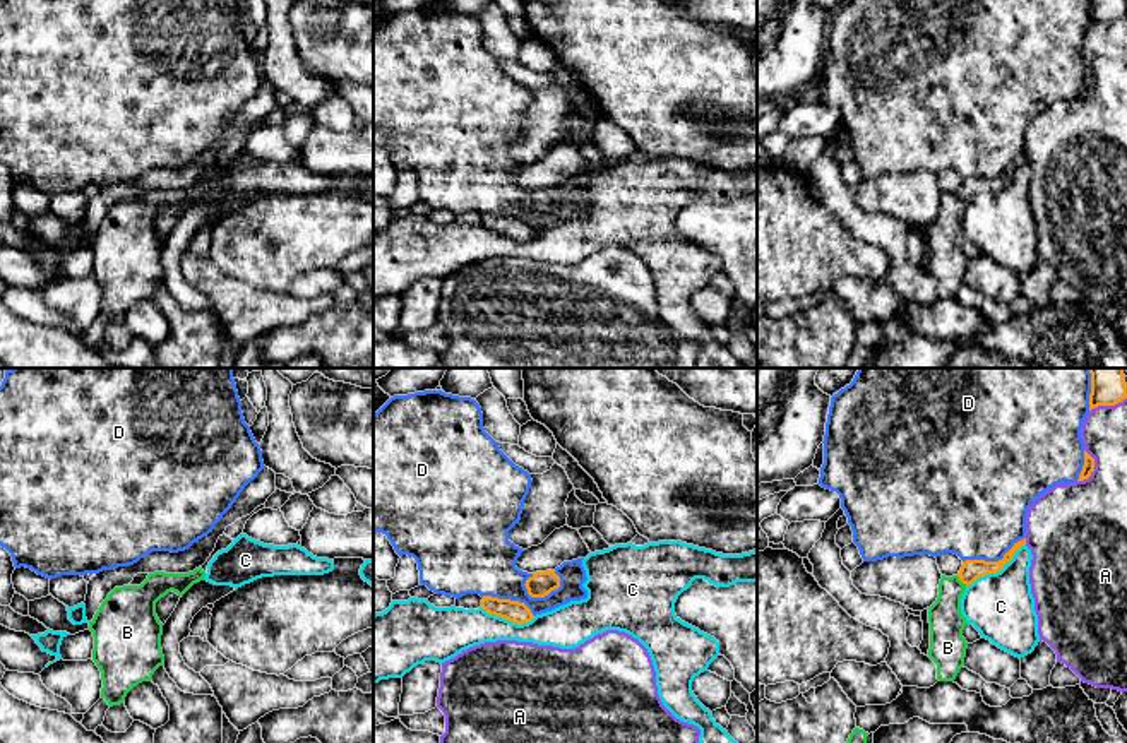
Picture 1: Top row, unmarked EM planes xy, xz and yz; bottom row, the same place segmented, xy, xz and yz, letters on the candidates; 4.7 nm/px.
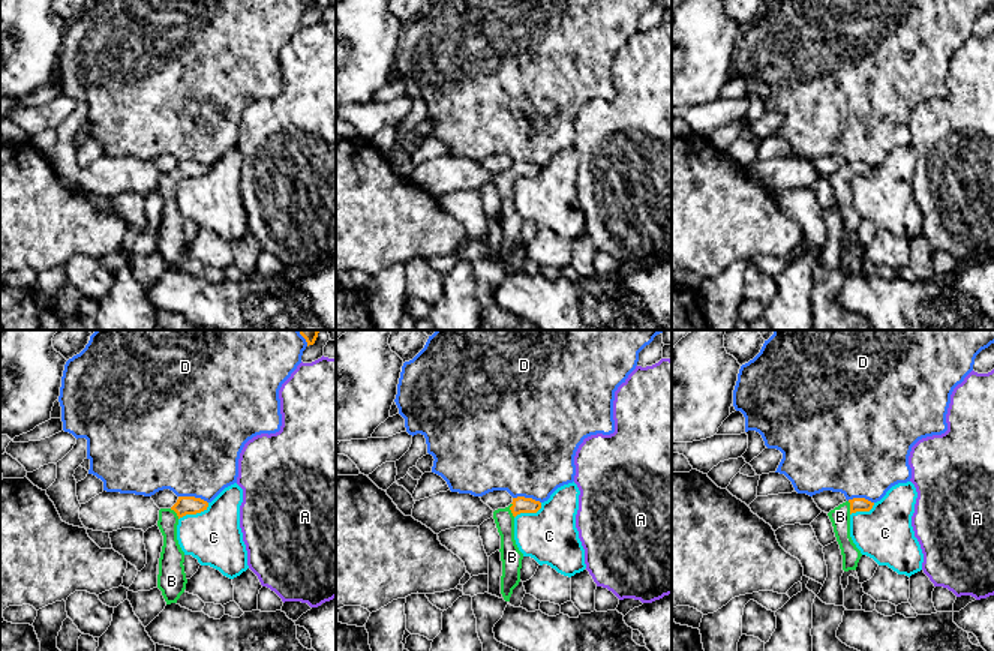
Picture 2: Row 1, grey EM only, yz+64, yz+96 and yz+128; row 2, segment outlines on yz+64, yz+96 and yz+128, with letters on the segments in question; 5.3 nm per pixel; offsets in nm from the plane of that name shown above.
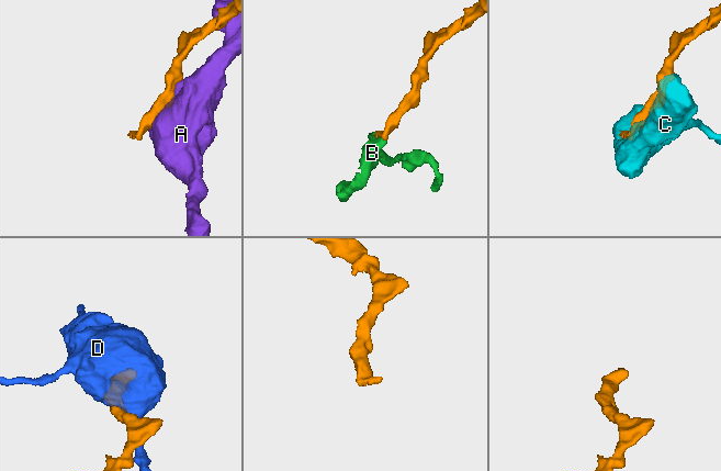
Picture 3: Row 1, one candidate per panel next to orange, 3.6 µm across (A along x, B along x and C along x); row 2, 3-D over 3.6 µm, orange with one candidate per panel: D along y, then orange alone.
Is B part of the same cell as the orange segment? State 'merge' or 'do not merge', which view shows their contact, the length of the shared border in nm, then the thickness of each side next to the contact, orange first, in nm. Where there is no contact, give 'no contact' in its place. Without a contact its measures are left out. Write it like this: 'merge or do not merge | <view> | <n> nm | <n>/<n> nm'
merge | yz | 80 nm | 100/160 nm

